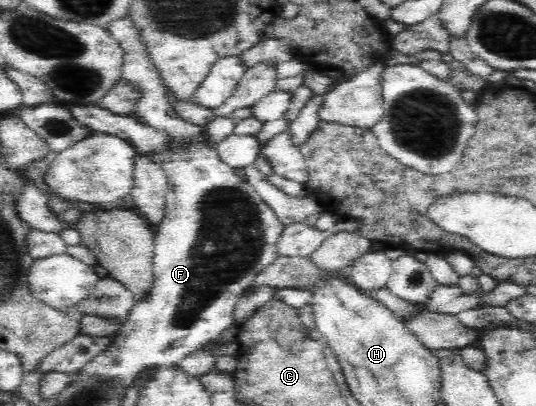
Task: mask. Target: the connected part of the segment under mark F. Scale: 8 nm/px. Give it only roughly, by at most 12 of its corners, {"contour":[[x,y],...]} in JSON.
{"contour":[[130,18],[107,29],[141,122],[177,136],[155,291],[81,370],[174,369],[234,324],[286,225],[165,98]]}

